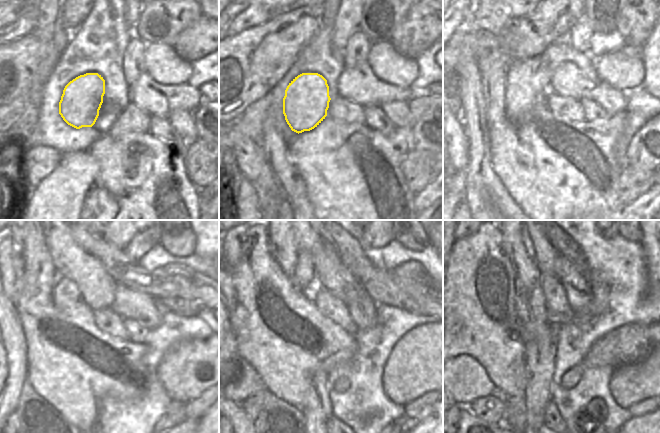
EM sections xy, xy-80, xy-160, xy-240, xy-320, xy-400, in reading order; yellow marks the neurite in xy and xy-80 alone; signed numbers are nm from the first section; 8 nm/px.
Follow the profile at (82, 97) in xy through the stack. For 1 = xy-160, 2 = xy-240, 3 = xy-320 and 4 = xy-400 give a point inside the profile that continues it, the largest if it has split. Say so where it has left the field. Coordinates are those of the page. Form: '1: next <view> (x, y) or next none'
1: next xy-160 (523, 92)
2: next xy-240 (66, 294)
3: next xy-320 (303, 274)
4: next xy-400 (527, 242)

